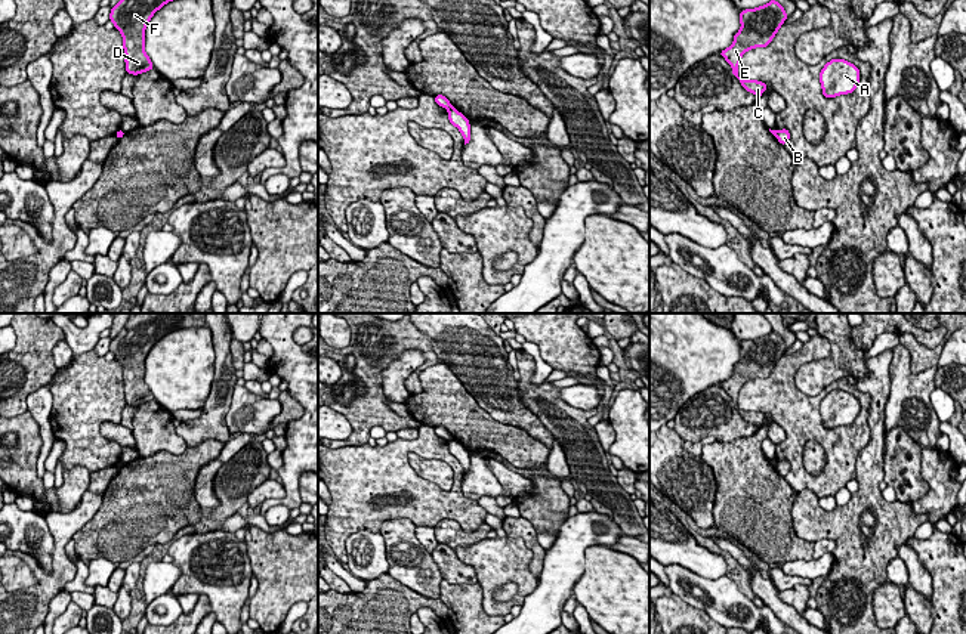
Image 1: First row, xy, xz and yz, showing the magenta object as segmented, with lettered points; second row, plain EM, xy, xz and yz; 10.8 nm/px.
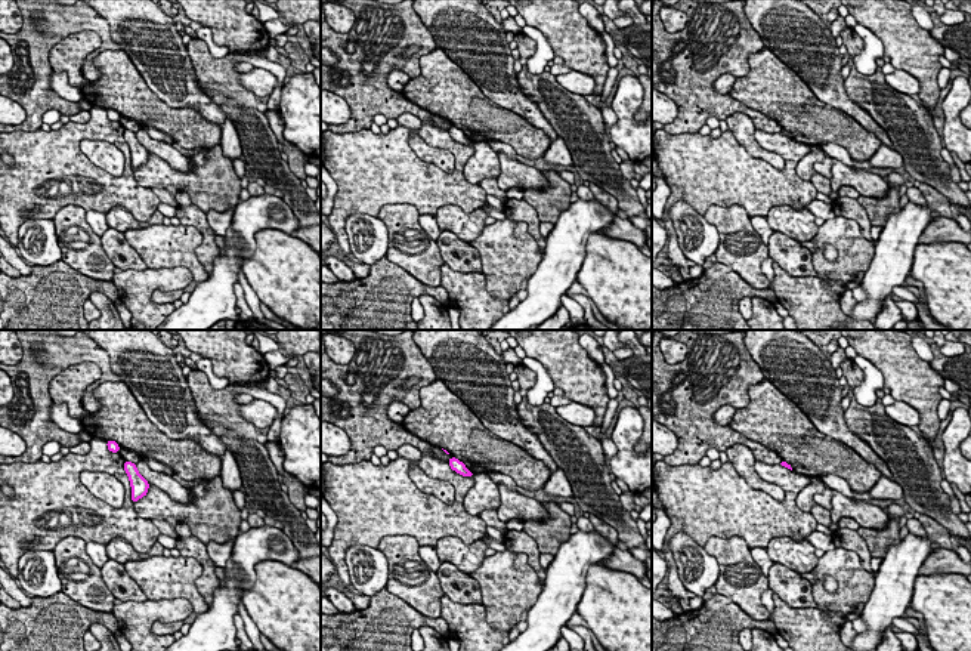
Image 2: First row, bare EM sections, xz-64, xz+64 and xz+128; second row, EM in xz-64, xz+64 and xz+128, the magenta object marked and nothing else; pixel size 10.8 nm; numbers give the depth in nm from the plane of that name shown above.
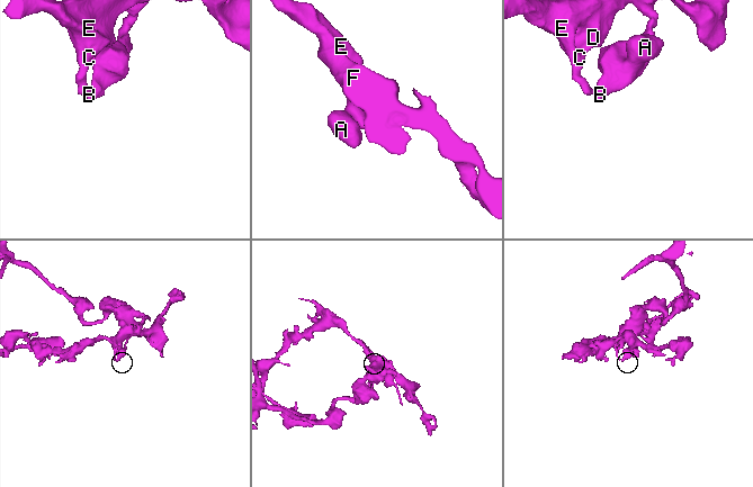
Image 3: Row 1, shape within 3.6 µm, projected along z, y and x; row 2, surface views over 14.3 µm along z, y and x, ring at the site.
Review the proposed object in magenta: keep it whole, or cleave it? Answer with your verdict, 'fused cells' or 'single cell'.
fused cells

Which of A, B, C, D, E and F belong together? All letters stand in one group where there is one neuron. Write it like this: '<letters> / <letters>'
A B / C D E F

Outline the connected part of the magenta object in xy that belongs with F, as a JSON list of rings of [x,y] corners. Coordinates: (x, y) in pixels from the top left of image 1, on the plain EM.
[[[130,313],[123,330],[111,340],[109,352],[123,367],[126,403],[154,400],[145,384],[145,359],[152,346],[179,328],[204,327],[206,313]]]

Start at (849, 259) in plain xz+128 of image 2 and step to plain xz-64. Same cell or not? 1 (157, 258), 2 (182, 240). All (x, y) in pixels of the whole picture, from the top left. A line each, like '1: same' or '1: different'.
1: same
2: same

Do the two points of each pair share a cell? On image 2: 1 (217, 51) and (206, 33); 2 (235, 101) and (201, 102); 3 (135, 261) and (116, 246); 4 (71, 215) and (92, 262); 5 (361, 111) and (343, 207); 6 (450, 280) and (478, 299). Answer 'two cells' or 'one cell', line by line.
1: one cell
2: two cells
3: one cell
4: one cell
5: two cells
6: one cell

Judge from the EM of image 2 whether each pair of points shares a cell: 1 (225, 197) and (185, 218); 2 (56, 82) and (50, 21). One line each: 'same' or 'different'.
1: different
2: different

